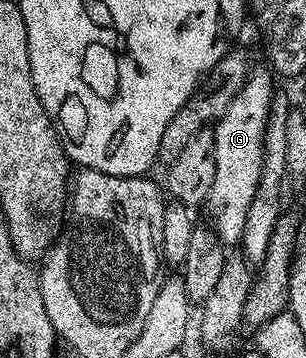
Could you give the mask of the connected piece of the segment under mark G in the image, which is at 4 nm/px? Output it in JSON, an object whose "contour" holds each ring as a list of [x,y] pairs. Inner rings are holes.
{"contour":[[[253,70],[240,93],[232,99],[228,109],[213,124],[216,177],[212,189],[204,200],[210,214],[209,226],[223,244],[237,246],[246,227],[247,215],[258,193],[265,155],[266,125],[273,107],[274,87],[271,77],[264,71]]]}

